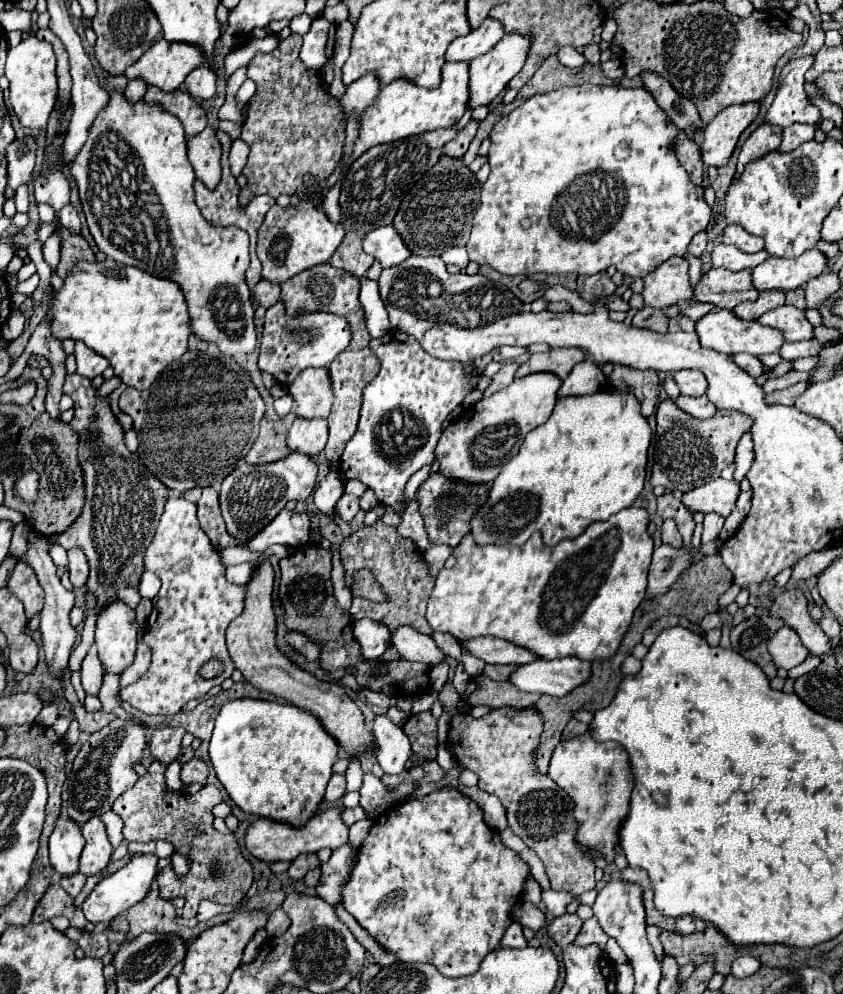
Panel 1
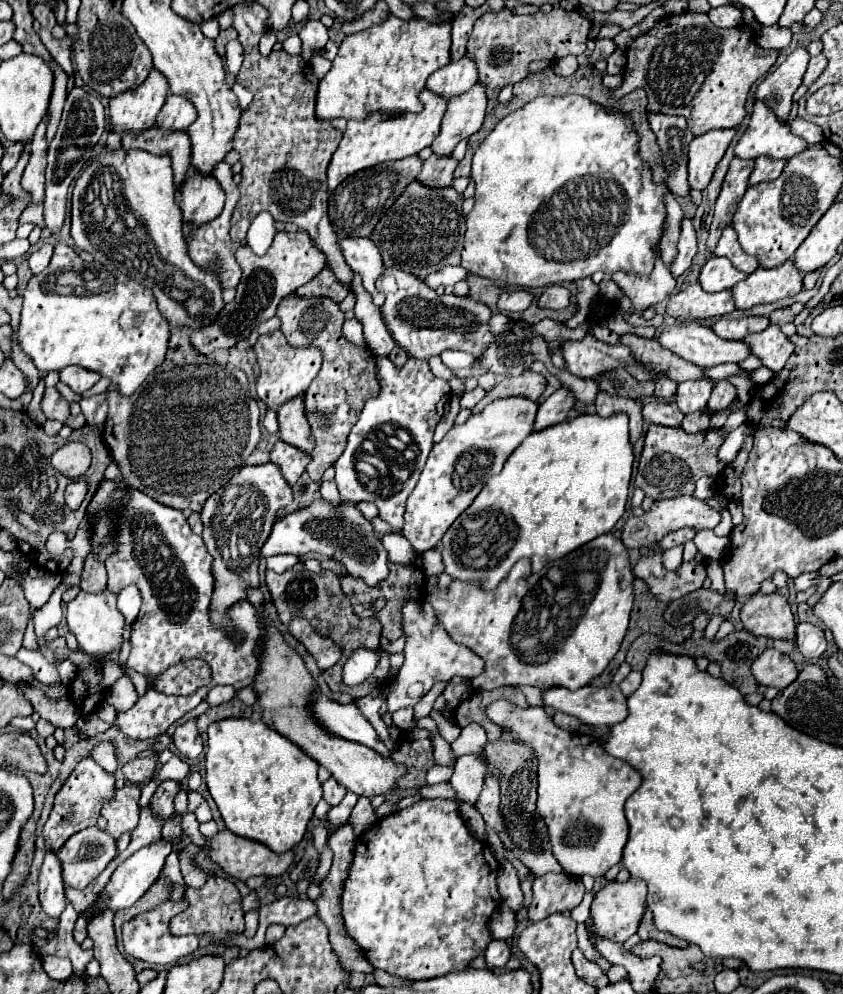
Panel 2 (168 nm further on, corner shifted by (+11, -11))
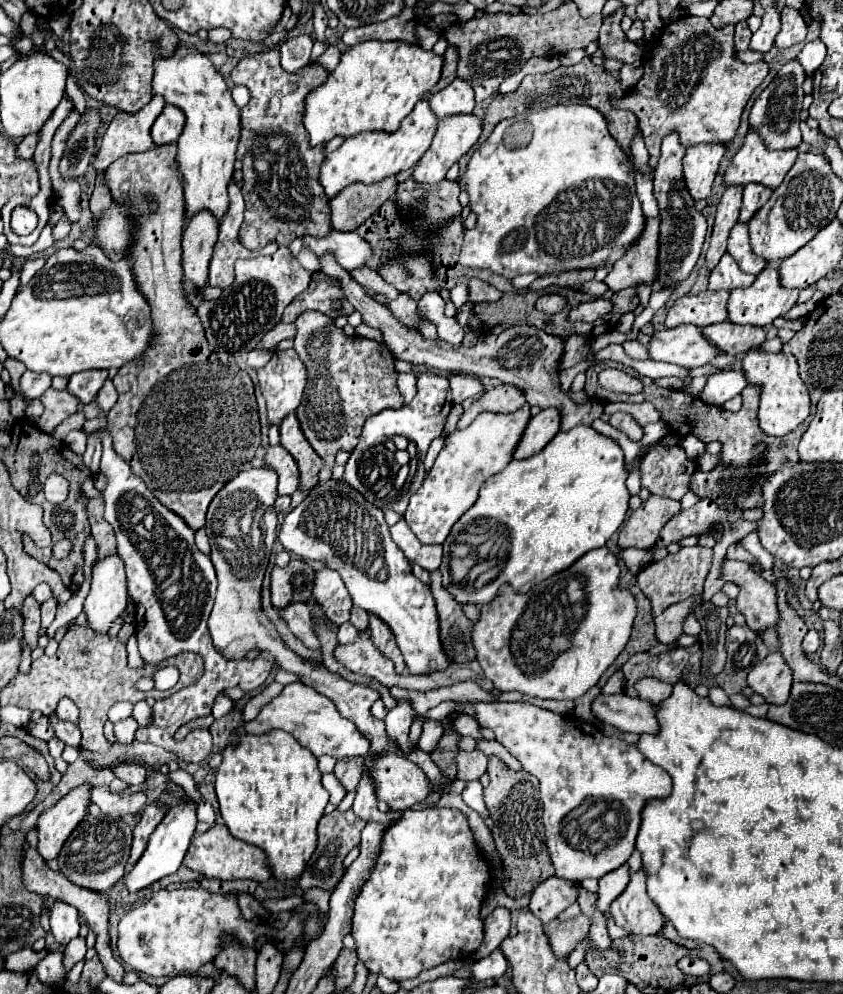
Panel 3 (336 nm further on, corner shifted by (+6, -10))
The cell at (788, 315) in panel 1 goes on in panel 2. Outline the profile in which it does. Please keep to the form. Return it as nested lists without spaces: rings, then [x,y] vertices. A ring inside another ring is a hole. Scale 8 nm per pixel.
[[[768,325],[760,333],[746,335],[744,341],[752,347],[752,353],[760,357],[762,363],[772,371],[780,371],[794,351],[794,343],[780,331],[778,325]]]

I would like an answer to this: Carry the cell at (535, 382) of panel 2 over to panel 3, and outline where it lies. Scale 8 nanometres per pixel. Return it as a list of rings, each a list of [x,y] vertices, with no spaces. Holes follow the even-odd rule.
[[[497,386],[485,392],[477,402],[473,402],[457,422],[457,430],[469,426],[481,412],[495,412],[495,414],[511,414],[525,404],[525,396],[521,390],[513,390],[513,386]]]

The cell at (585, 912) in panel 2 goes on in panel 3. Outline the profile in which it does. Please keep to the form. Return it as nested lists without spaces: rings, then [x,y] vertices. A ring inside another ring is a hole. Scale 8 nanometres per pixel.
[[[587,934],[581,942],[576,946],[575,950],[570,954],[568,958],[568,964],[572,968],[576,968],[584,959],[585,950],[590,942],[590,936]]]

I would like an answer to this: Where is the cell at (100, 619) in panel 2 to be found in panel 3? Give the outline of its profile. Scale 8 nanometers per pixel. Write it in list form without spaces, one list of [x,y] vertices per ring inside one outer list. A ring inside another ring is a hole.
[[[117,554],[99,558],[93,566],[91,592],[85,600],[87,624],[97,632],[107,634],[111,624],[125,610],[125,604],[127,604],[127,582],[123,560]]]

